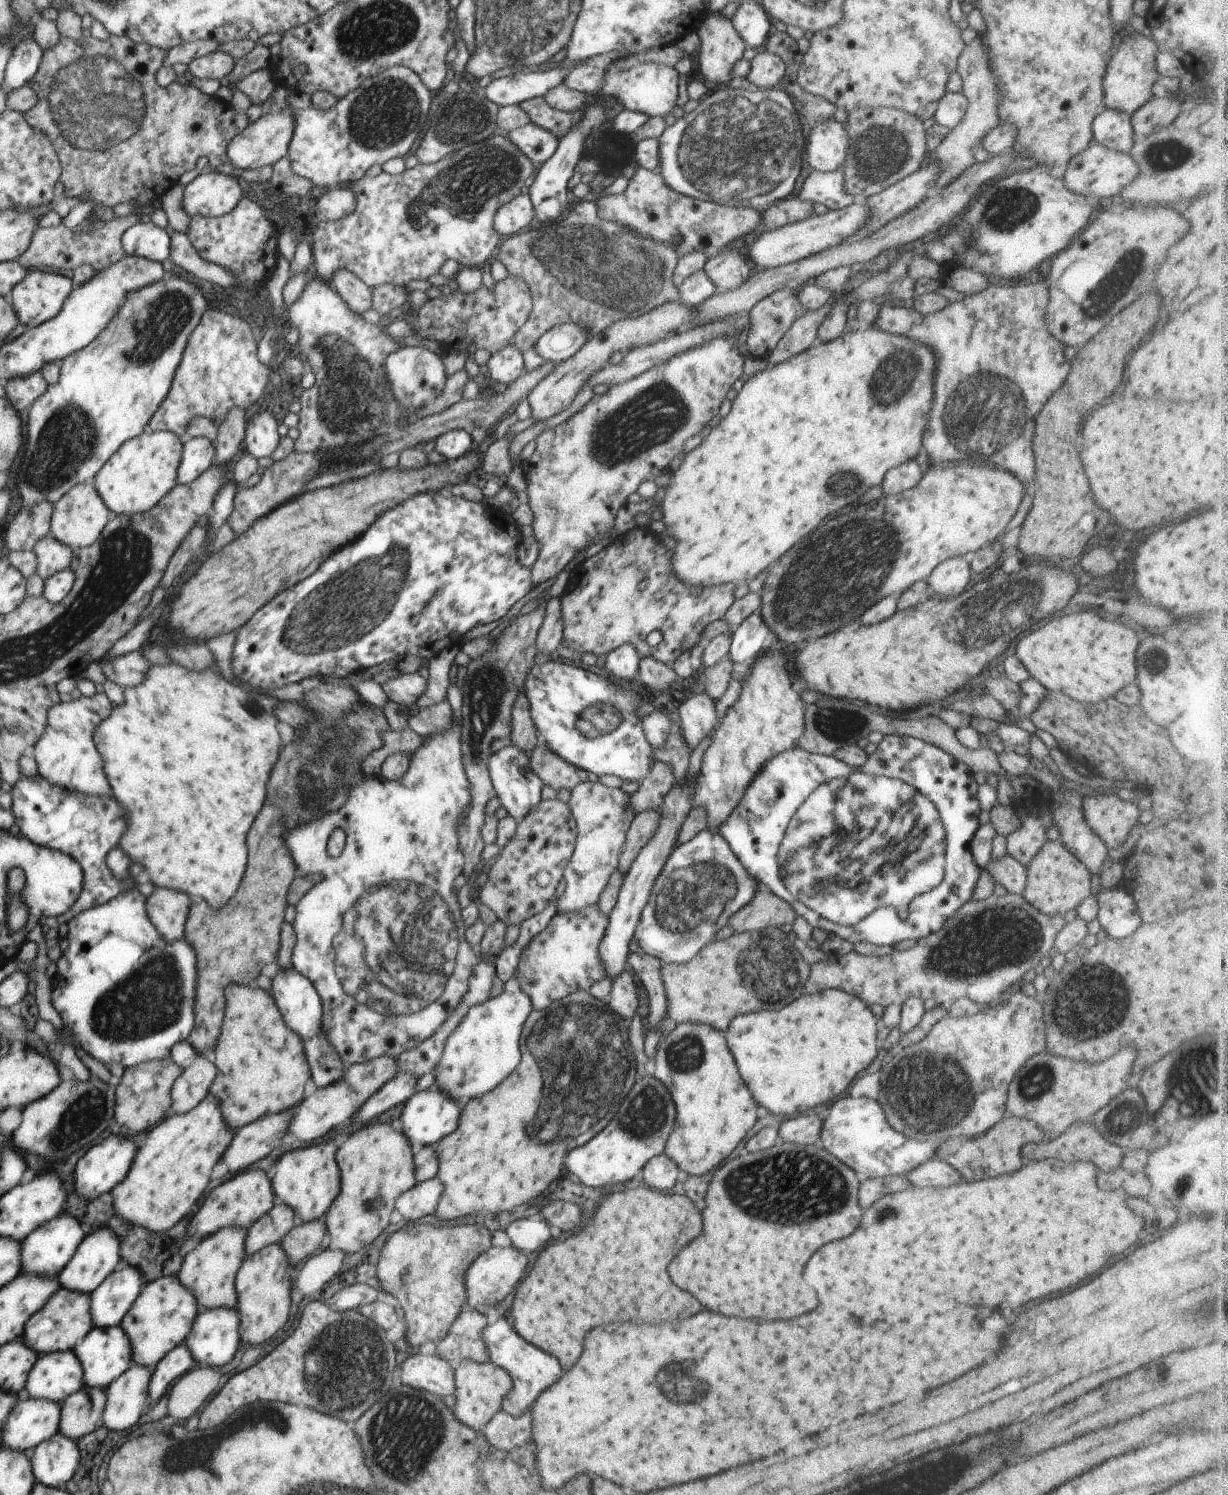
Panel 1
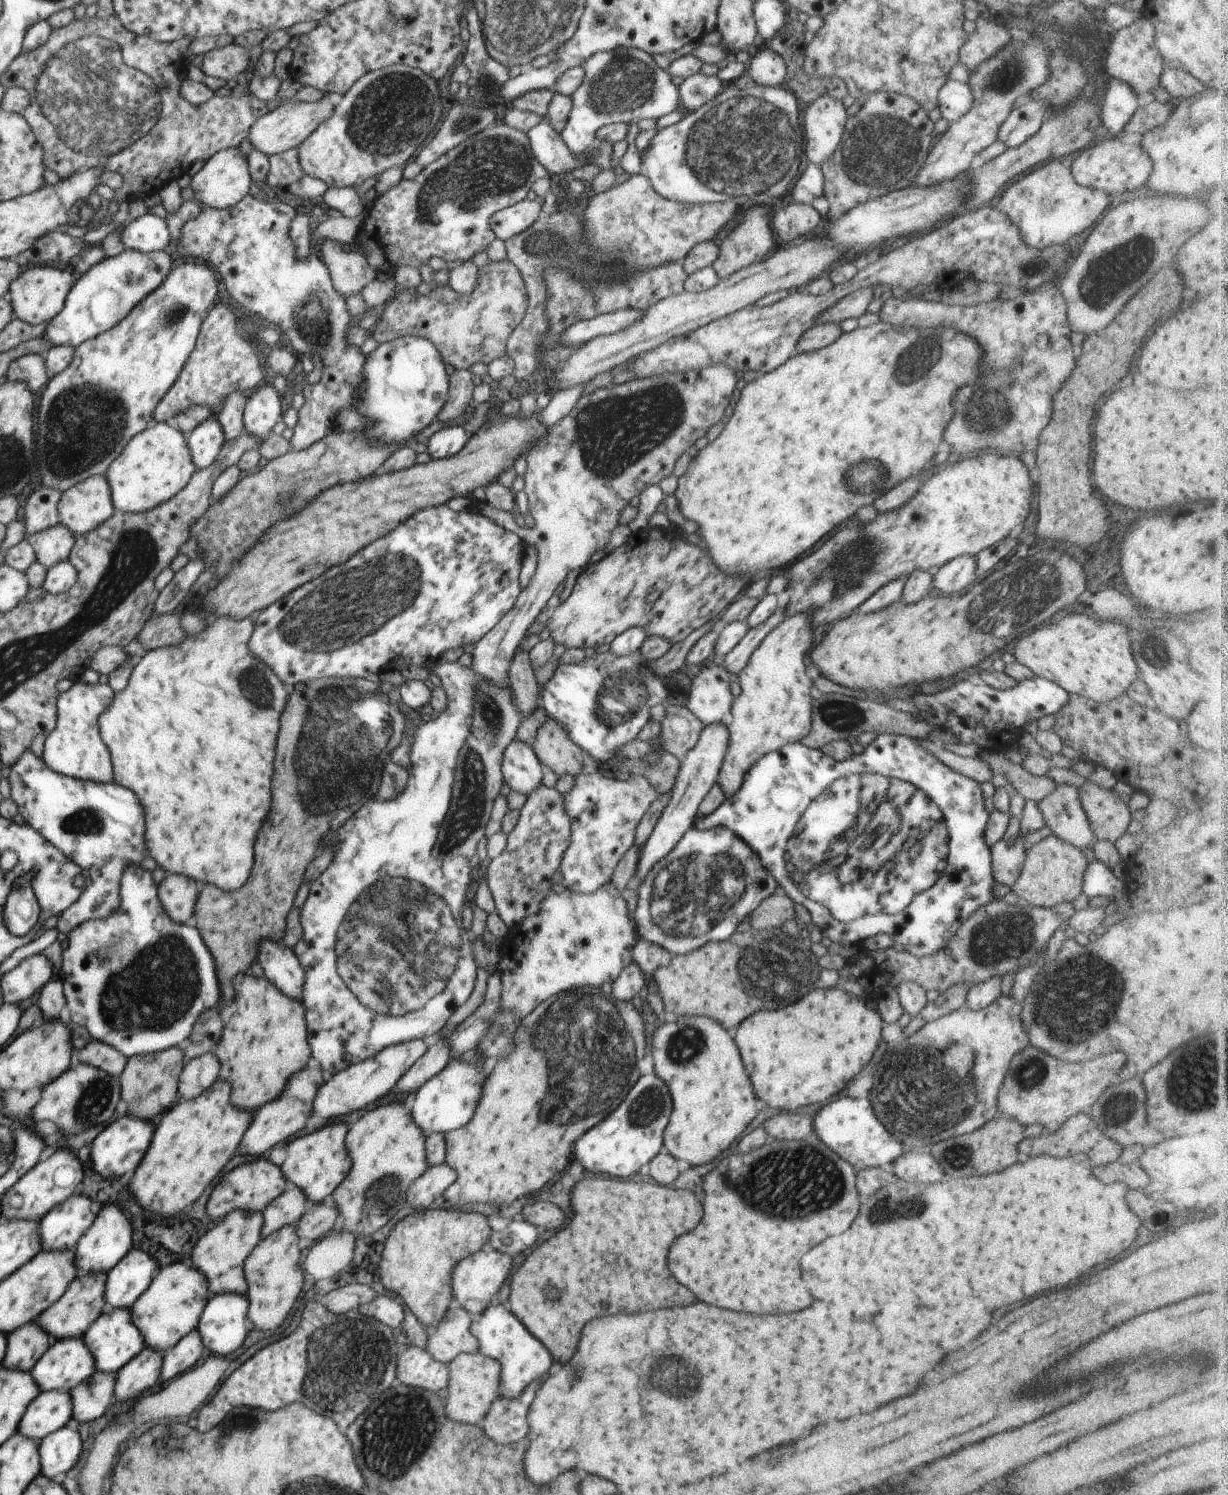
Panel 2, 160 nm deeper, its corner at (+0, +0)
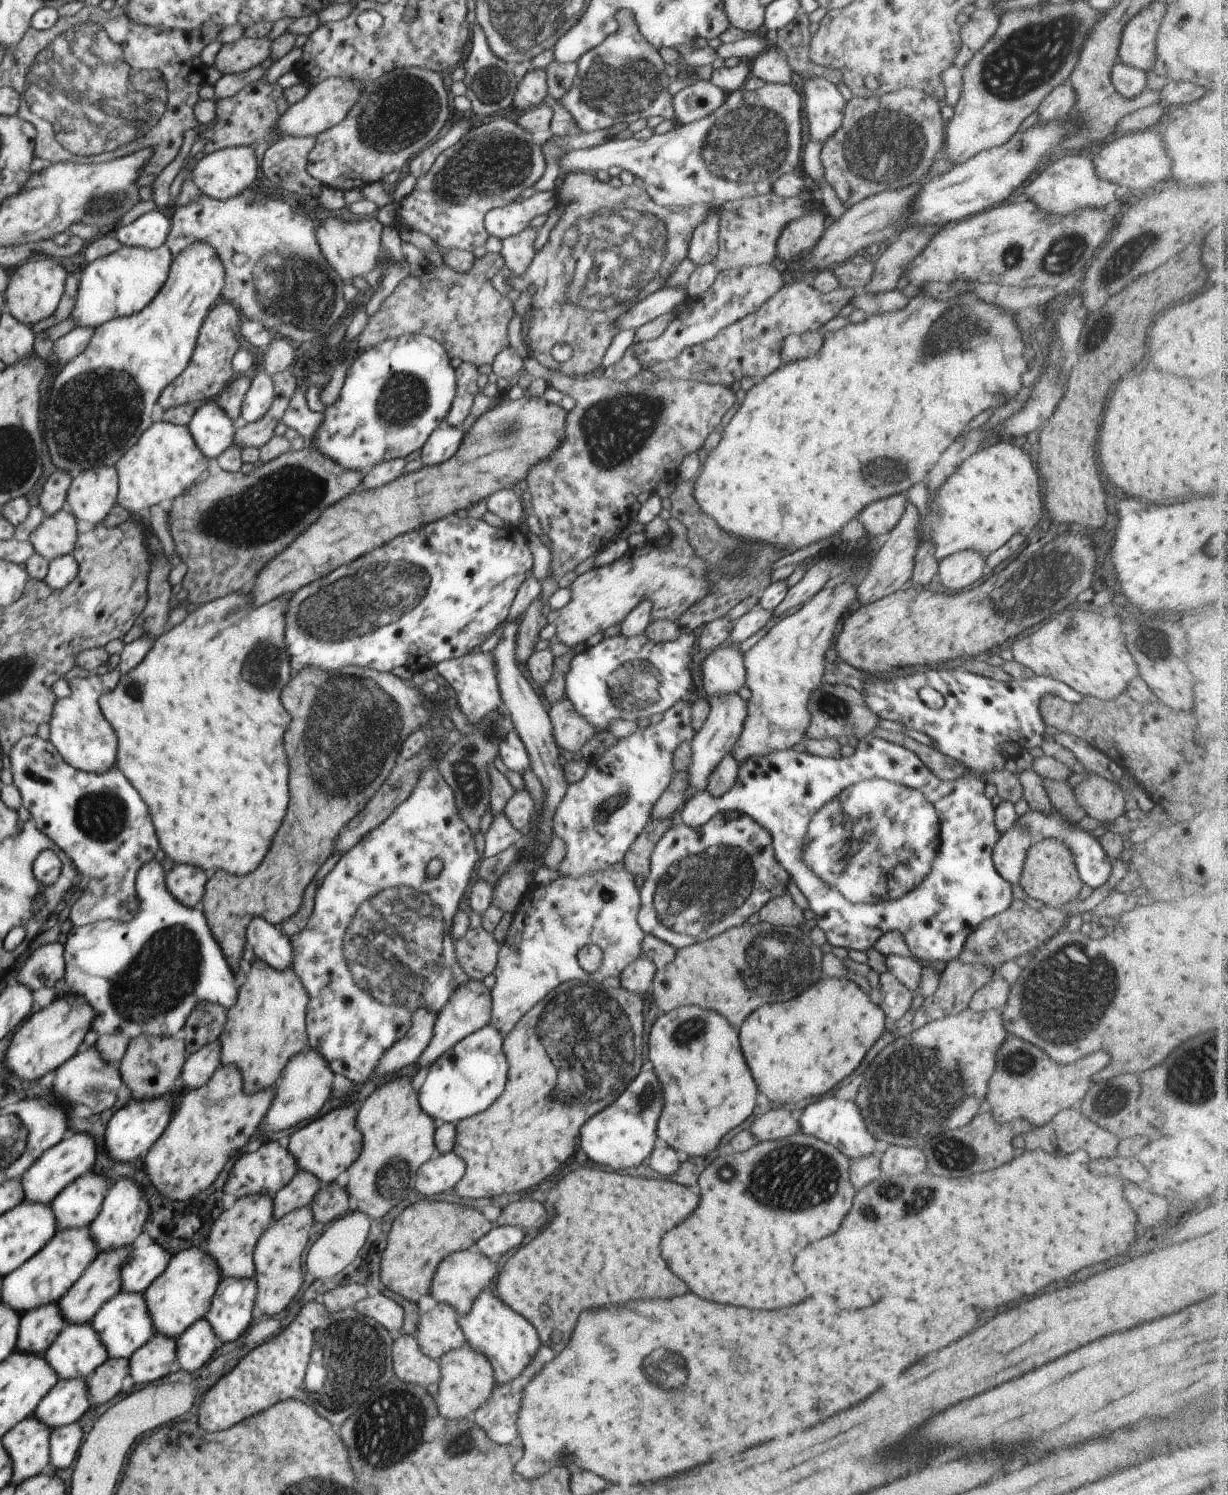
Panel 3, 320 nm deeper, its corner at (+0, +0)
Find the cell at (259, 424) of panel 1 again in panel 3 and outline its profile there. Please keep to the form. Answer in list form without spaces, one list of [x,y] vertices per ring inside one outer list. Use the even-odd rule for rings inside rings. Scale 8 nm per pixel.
[[[260,369],[251,380],[243,398],[241,416],[248,423],[261,419],[264,413],[272,406],[275,388],[273,378],[264,370]]]

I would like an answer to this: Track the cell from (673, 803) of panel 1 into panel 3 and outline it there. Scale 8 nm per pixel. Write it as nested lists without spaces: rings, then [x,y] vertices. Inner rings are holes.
[[[728,693],[725,695],[714,695],[709,701],[711,709],[702,728],[696,731],[691,740],[693,752],[691,765],[688,768],[689,790],[687,791],[687,803],[697,792],[707,788],[708,777],[711,770],[718,766],[718,763],[728,753],[732,752],[738,737],[743,729],[743,724],[748,712],[748,701],[743,700],[738,693]]]

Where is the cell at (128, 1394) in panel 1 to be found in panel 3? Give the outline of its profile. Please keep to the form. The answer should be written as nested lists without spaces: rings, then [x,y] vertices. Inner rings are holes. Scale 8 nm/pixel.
[[[156,1332],[129,1358],[129,1374],[137,1388],[168,1376],[177,1364],[176,1338]]]

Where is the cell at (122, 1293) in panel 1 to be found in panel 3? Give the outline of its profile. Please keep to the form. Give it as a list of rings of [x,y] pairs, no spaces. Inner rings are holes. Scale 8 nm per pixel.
[[[158,1243],[133,1248],[121,1268],[121,1291],[145,1291],[165,1271],[170,1258]]]

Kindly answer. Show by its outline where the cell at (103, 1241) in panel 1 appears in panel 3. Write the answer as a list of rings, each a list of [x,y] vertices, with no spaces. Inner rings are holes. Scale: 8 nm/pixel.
[[[117,1178],[116,1182],[106,1190],[101,1211],[89,1226],[99,1252],[132,1245],[143,1232],[146,1220],[148,1220],[148,1210],[150,1210],[150,1206],[142,1194],[142,1188],[130,1178]]]

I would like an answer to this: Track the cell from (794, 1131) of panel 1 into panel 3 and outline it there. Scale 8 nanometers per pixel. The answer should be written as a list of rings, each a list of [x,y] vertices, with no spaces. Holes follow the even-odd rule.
[[[781,1108],[768,1110],[750,1124],[750,1132],[756,1140],[778,1140],[800,1132],[799,1120],[794,1120],[790,1111]]]

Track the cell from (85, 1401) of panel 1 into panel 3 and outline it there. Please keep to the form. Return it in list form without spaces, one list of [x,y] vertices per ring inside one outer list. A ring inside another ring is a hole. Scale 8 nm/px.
[[[106,1359],[87,1379],[92,1406],[104,1404],[120,1394],[122,1382],[128,1376],[129,1359]]]

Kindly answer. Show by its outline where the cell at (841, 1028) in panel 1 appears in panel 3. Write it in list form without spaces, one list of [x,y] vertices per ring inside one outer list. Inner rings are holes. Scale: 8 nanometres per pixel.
[[[826,978],[806,988],[800,996],[782,1002],[760,1006],[740,1027],[740,1044],[744,1058],[752,1070],[758,1090],[772,1102],[794,1104],[812,1096],[820,1096],[834,1088],[842,1078],[852,1074],[872,1044],[884,1034],[885,1012],[874,1004],[860,986],[848,978]]]

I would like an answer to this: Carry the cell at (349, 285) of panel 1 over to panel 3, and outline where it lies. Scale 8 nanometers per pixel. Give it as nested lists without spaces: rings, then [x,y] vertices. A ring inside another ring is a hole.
[[[327,216],[315,230],[324,258],[337,272],[344,284],[352,282],[353,278],[366,276],[375,268],[381,250],[380,235],[383,227],[383,224],[374,218],[349,222],[339,220],[336,216]]]

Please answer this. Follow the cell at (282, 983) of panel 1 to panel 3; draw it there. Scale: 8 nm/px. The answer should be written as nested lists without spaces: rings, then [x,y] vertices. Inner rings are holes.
[[[252,917],[247,924],[245,937],[246,942],[253,946],[256,958],[277,971],[292,967],[291,940],[281,930],[280,925],[273,925],[262,917]]]

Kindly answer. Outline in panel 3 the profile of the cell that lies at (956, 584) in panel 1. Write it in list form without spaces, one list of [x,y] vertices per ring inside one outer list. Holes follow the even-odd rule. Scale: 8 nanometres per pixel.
[[[963,550],[943,558],[939,562],[937,573],[942,586],[950,590],[962,590],[982,578],[985,559],[978,551]]]

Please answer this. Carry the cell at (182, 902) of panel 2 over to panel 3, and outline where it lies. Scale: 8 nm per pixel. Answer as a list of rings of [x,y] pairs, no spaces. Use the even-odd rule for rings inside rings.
[[[180,864],[165,873],[167,889],[187,907],[200,905],[206,891],[209,874],[200,868]]]

